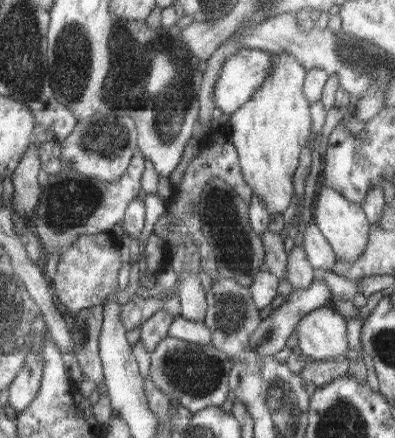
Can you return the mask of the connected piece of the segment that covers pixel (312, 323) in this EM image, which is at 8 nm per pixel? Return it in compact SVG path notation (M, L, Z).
M325 306L307 314L295 328L299 350L315 360L333 360L347 356L349 320L335 308Z

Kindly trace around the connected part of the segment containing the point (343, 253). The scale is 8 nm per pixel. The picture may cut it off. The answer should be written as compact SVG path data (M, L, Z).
M321 182L321 188L315 194L313 220L321 226L325 236L331 240L331 244L333 244L333 248L339 254L341 260L355 260L365 252L365 248L369 244L369 236L371 236L371 222L369 222L365 210L361 208L361 204L349 200L337 188L327 186L327 184Z

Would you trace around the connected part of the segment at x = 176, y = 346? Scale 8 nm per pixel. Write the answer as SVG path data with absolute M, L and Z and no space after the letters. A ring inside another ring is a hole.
M169 336L161 342L161 346L153 352L153 368L149 370L149 376L155 380L155 384L165 390L171 398L179 398L183 406L187 406L193 414L207 410L209 406L221 406L229 394L231 394L231 370L233 360L227 358L223 350L219 350L213 344L195 344L181 338Z

